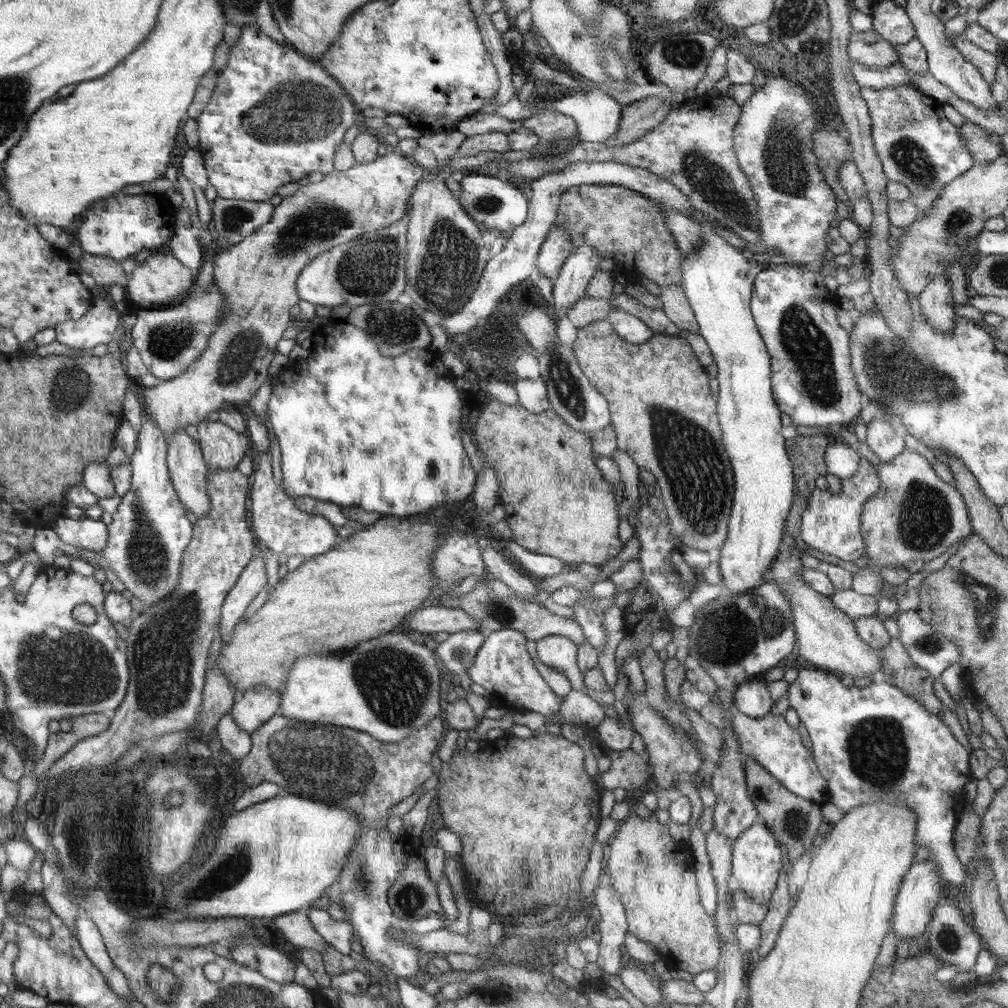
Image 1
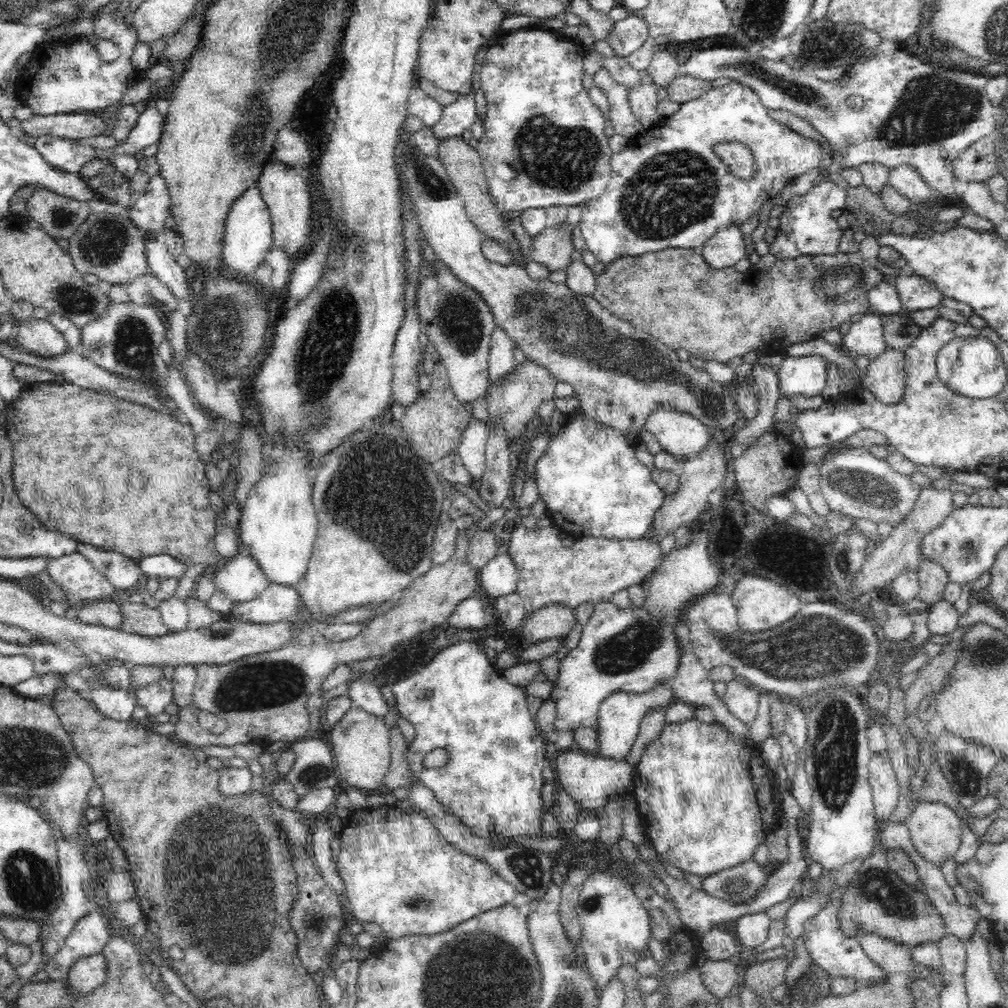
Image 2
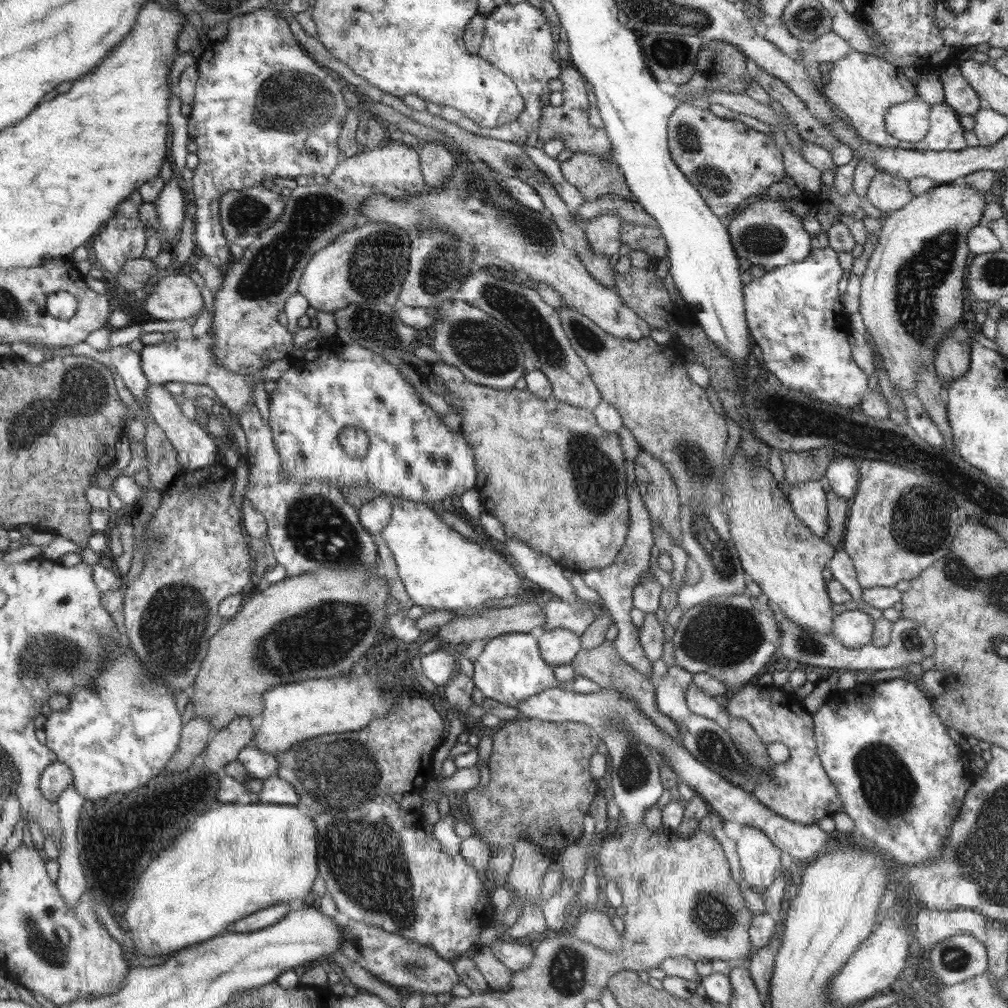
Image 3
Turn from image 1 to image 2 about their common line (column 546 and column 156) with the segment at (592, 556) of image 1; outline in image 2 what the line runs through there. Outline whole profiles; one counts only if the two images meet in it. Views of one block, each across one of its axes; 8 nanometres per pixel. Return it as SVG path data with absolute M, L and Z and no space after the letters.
M47 381L30 384L30 390L23 390L20 396L5 406L4 409L6 432L13 446L13 483L20 503L30 509L30 513L40 521L46 529L62 533L79 543L91 544L96 549L116 552L125 558L142 561L150 556L168 554L180 560L187 567L197 563L204 563L207 576L212 576L222 566L220 555L216 551L216 514L211 508L209 500L209 484L207 479L206 464L198 457L194 436L190 425L176 421L168 413L162 413L150 407L142 406L109 392L100 392L82 388L64 381L62 383Z

